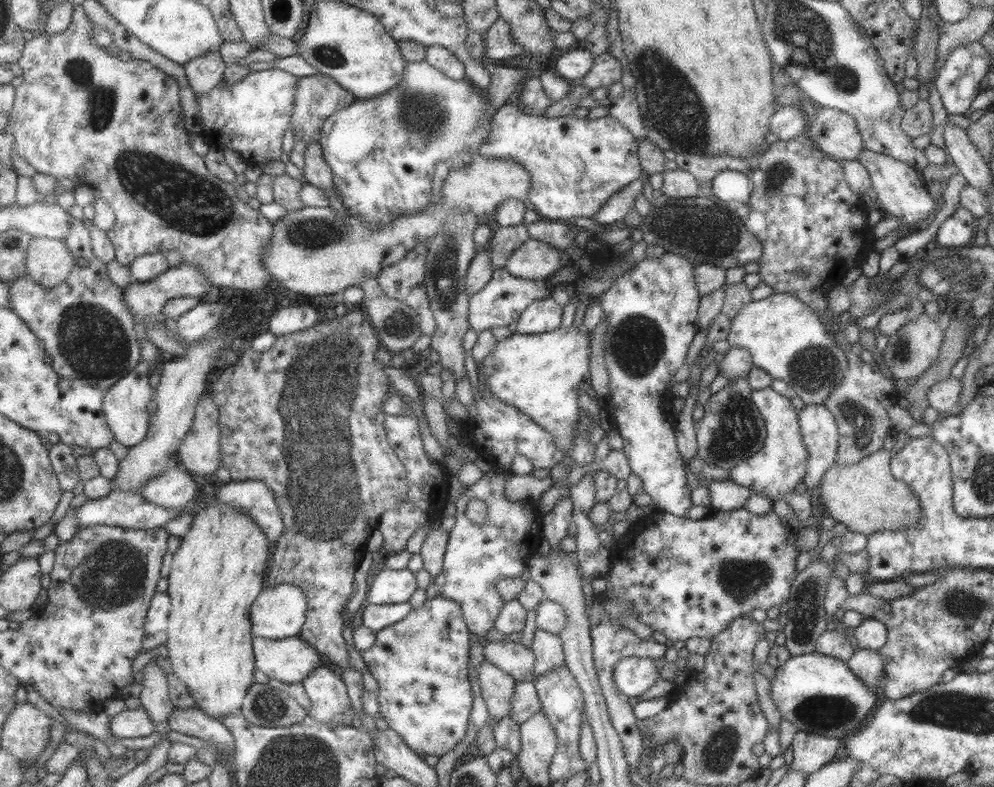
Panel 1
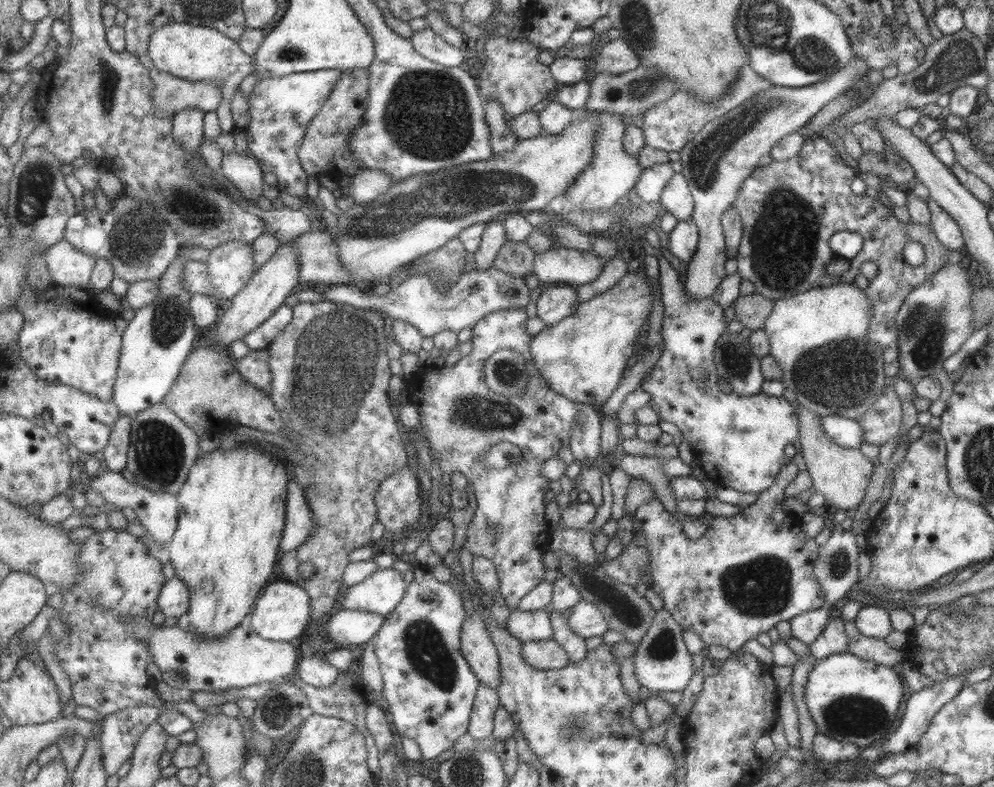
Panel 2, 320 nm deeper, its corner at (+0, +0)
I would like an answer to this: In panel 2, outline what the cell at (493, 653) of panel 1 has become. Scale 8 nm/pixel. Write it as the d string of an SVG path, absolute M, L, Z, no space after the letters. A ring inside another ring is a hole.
M537 640L521 644L521 656L531 668L555 670L567 665L567 656L555 640Z

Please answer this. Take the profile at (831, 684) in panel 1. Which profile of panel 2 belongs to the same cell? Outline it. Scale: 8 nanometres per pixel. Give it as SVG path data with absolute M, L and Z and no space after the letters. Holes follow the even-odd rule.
M850 653L833 654L825 659L816 660L804 686L804 701L819 734L865 748L877 744L880 739L885 739L898 728L901 706L908 694L904 690L904 685L901 684L901 677L897 668L874 664Z

